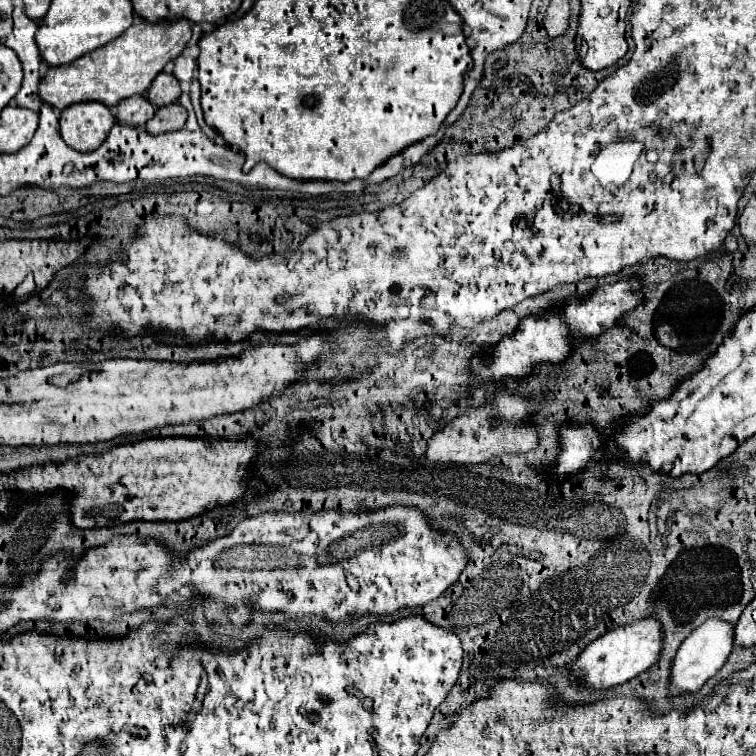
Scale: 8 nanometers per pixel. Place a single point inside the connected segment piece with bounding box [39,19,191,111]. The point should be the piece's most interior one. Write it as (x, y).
(126, 67)

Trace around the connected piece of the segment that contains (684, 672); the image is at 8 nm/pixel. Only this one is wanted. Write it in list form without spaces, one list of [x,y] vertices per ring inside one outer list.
[[[709,619],[705,621],[701,627],[697,627],[679,647],[675,659],[673,659],[673,667],[671,667],[671,683],[669,689],[671,693],[679,693],[679,691],[689,691],[695,693],[703,687],[703,683],[707,679],[711,679],[729,659],[731,651],[733,651],[733,623],[727,621],[717,621],[717,619]]]

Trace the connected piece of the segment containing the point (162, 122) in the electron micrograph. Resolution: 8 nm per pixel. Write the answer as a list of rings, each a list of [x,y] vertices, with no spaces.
[[[179,103],[165,105],[165,107],[159,107],[155,117],[147,123],[147,131],[151,135],[179,131],[179,129],[185,127],[185,121],[187,121],[187,113],[185,113],[185,109]]]

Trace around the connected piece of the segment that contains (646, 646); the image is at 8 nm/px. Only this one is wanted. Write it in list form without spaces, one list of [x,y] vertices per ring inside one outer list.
[[[639,619],[635,623],[627,623],[623,627],[615,627],[605,631],[597,641],[593,641],[579,659],[571,665],[575,675],[583,681],[587,681],[587,687],[593,689],[611,689],[615,685],[621,685],[639,673],[647,671],[659,661],[663,649],[663,629],[657,619]]]

